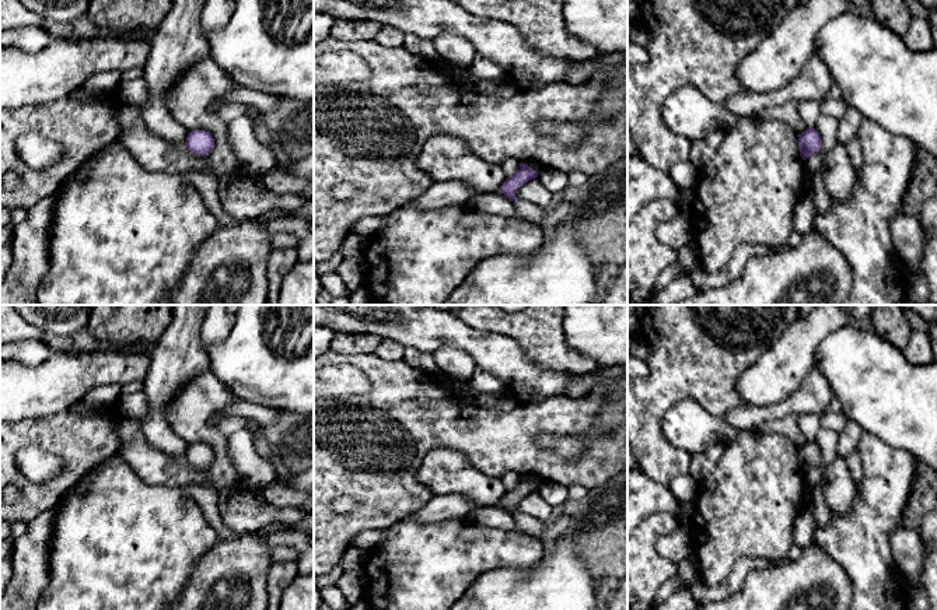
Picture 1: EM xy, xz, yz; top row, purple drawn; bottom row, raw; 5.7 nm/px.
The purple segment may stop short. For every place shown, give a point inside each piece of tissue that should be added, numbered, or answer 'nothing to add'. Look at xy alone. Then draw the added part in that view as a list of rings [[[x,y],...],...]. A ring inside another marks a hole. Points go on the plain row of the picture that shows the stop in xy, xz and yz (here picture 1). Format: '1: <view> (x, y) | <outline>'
nothing to add

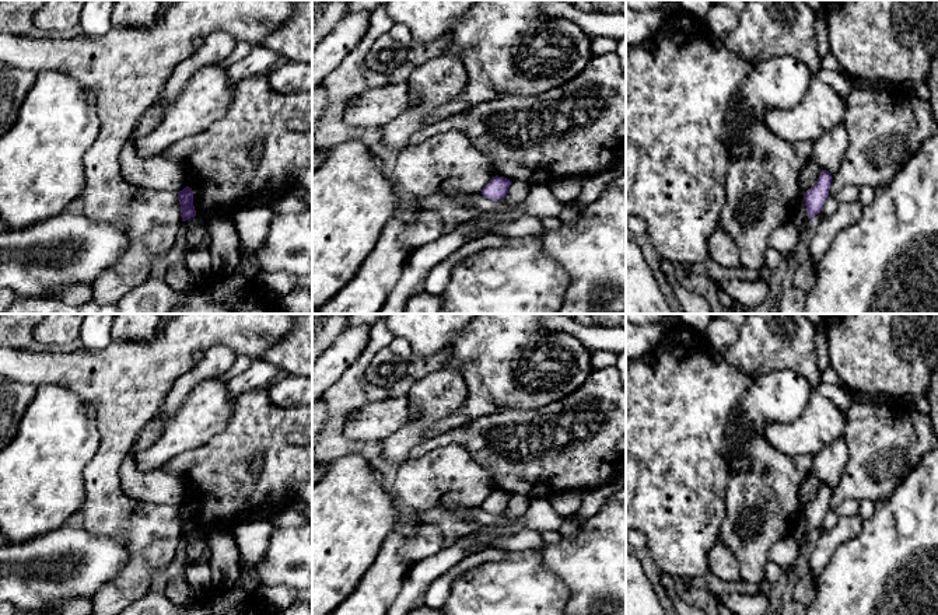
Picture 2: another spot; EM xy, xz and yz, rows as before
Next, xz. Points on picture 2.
nothing to add

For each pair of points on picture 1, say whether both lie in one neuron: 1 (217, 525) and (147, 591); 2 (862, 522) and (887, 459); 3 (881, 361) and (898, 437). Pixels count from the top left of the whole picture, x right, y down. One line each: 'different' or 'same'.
1: different
2: same
3: same

